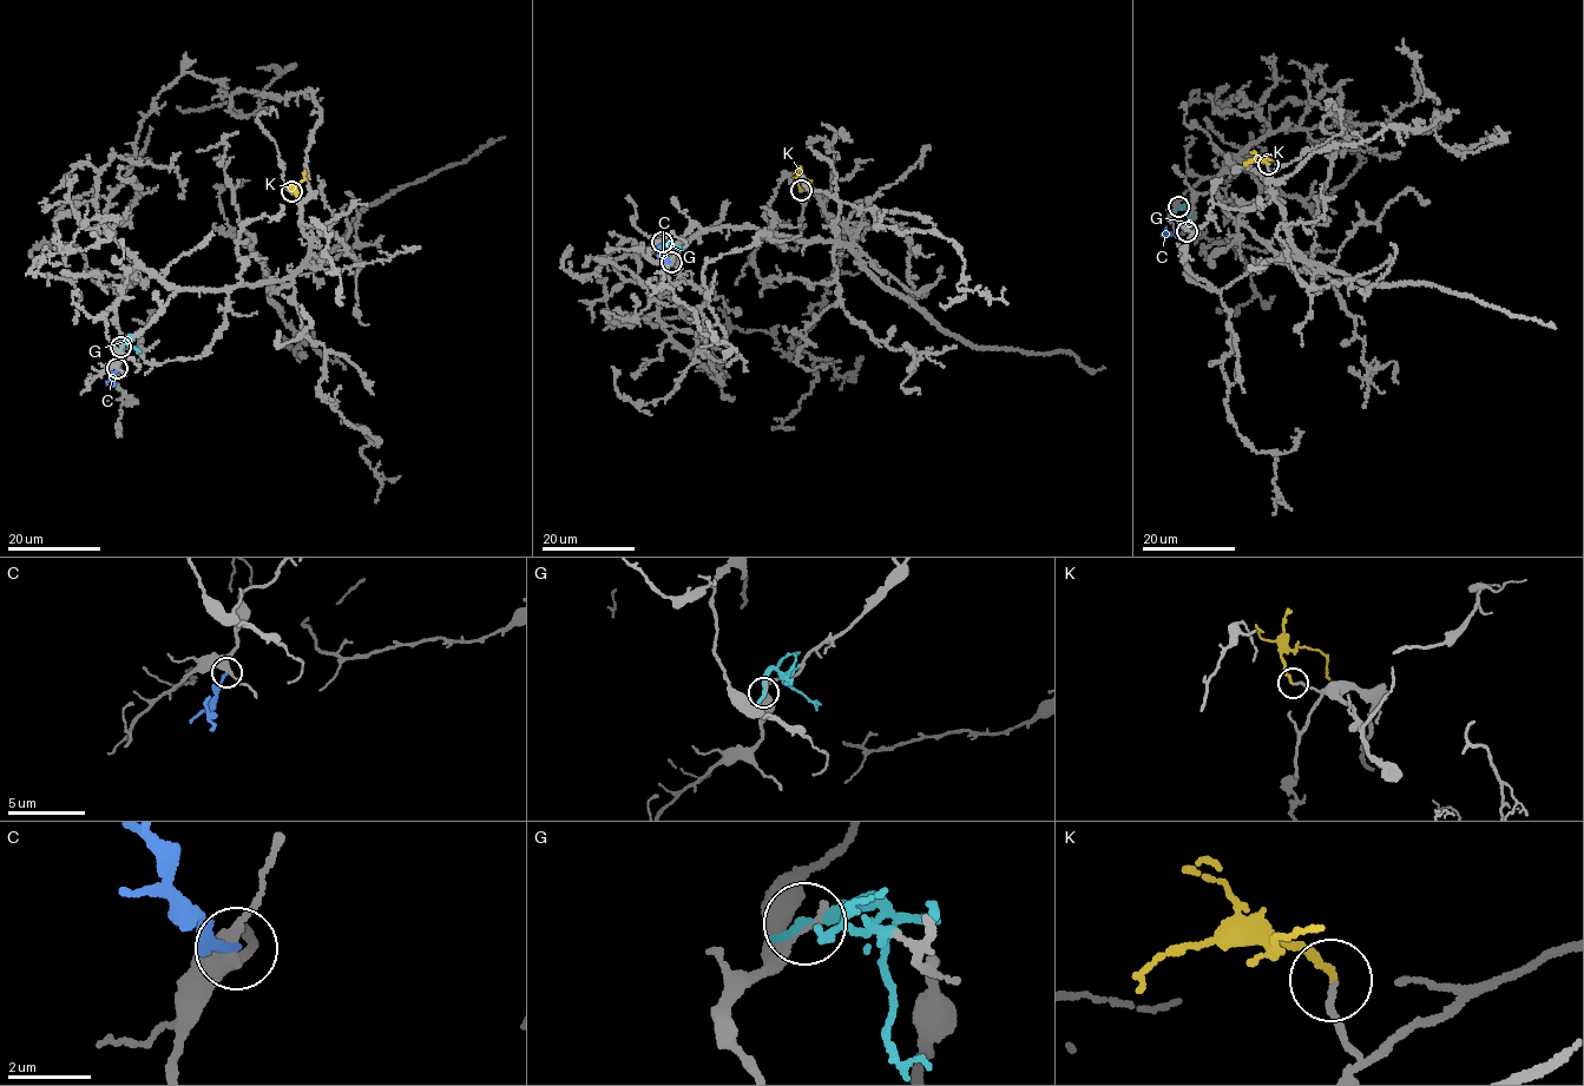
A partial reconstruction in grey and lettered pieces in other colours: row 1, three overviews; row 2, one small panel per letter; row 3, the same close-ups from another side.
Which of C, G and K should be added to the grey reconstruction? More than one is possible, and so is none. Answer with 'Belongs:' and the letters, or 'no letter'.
Belongs: K

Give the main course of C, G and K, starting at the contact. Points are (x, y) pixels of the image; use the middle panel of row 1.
C: (670, 262), (661, 247)
G: (663, 241), (684, 249)
K: (802, 190), (799, 184), (804, 179), (812, 182), (813, 189)

